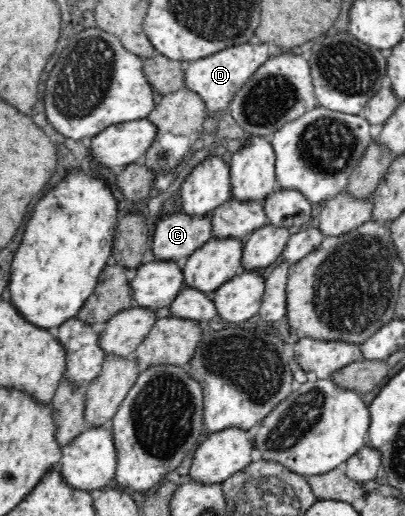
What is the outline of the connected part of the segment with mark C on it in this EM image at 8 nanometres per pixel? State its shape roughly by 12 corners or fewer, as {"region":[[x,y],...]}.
{"region":[[176,207],[156,223],[154,258],[182,264],[213,237],[211,216]]}

